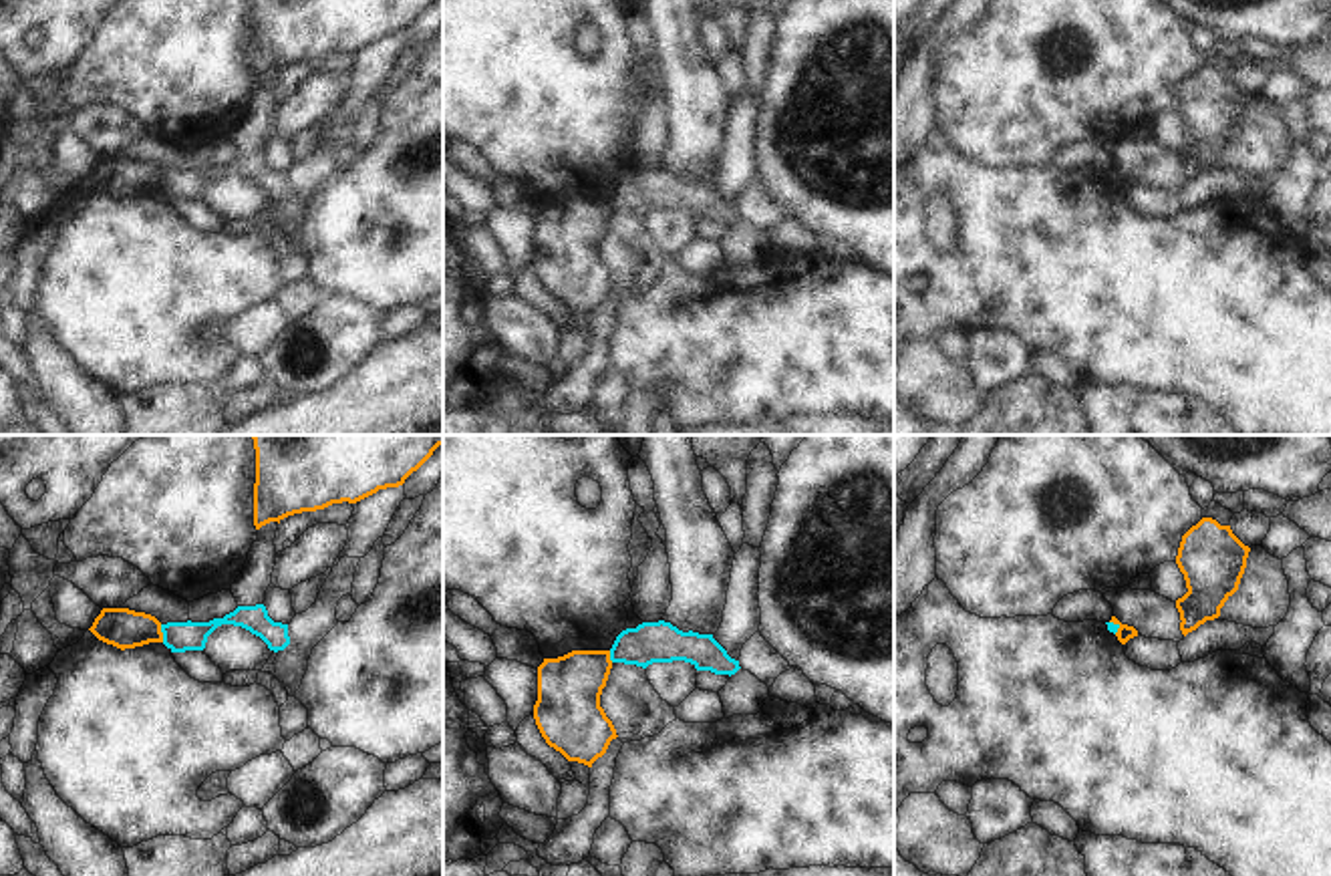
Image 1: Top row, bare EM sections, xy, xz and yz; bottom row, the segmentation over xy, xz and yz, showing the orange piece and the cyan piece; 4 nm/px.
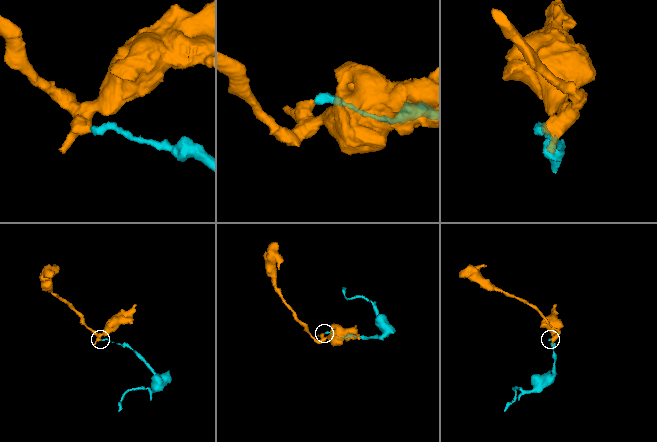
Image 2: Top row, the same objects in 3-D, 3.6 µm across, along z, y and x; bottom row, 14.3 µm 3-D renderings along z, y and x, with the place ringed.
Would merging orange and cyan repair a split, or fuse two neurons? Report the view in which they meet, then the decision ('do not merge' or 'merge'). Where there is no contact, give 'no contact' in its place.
contact in xy; do not merge

